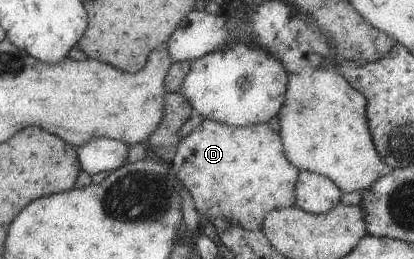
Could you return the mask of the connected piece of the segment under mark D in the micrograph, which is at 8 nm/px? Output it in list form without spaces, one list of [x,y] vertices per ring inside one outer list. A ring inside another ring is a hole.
[[[205,118],[189,135],[181,138],[171,161],[172,169],[192,195],[194,205],[204,220],[221,217],[238,222],[247,230],[262,230],[268,213],[276,208],[296,205],[299,169],[286,159],[280,136],[270,129],[268,122],[236,127]]]

